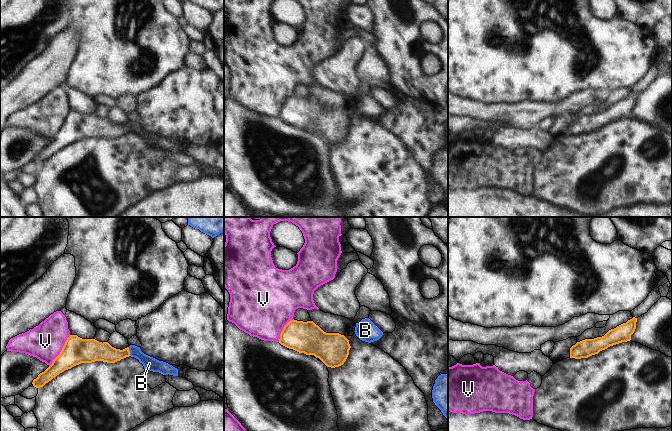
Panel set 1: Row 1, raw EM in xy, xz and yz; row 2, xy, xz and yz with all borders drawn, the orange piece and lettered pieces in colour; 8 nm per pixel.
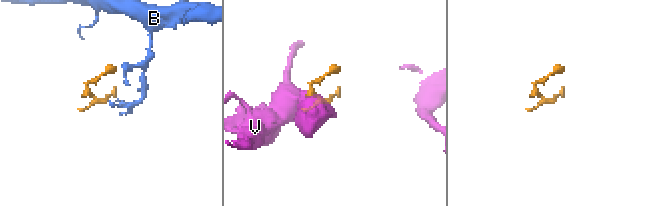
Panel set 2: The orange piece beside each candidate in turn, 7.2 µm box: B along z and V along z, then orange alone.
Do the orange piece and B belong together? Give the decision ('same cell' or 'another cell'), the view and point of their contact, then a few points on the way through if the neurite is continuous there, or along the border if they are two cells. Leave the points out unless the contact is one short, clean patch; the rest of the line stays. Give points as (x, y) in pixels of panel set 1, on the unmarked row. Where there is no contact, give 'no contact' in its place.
another cell; meets orange in xy at (129, 127); border along xy (128, 123), (130, 131)

